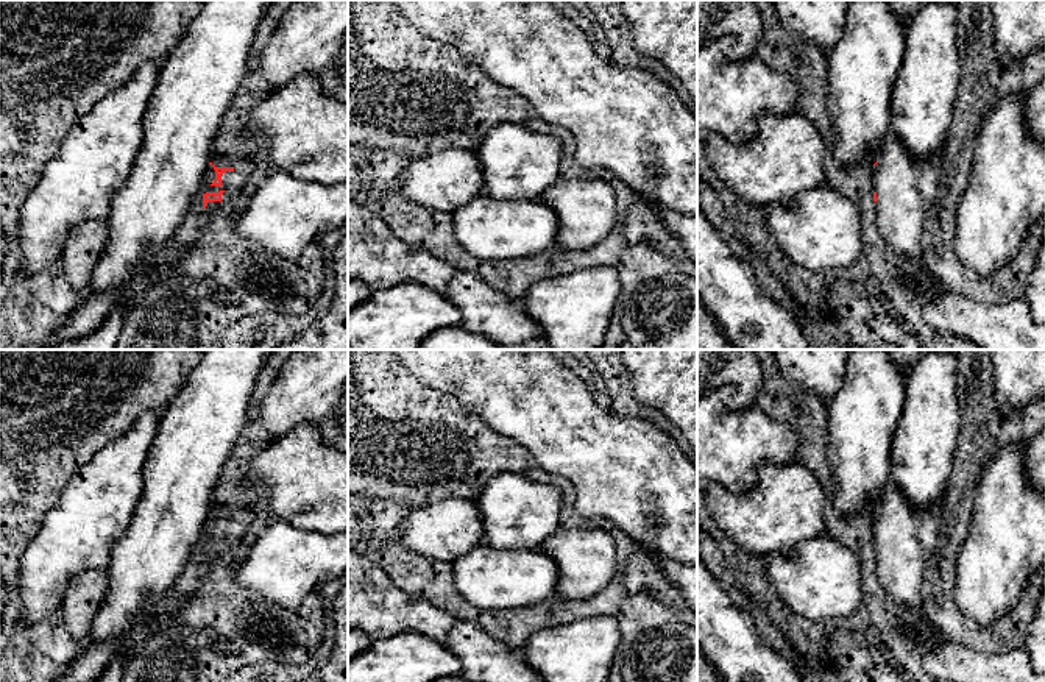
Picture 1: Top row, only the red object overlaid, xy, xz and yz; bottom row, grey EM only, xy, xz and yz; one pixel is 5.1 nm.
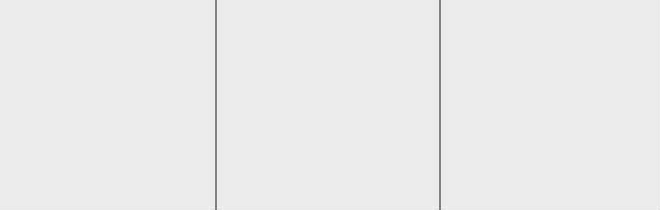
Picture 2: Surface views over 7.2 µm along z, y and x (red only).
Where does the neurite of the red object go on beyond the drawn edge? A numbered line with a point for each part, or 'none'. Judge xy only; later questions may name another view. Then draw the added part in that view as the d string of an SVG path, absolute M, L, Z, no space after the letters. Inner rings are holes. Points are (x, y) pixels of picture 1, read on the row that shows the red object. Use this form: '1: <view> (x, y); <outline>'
1: xy (89, 314); M211 158L211 164L203 176L201 187L193 195L189 211L181 220L173 237L154 253L151 262L140 268L140 273L131 279L131 282L117 290L106 290L101 293L86 297L67 317L62 326L59 326L44 350L50 350L53 345L62 340L73 340L97 331L111 312L112 306L123 306L128 314L137 306L148 289L162 281L178 264L178 256L190 245L198 243L200 228L206 223L209 208L218 203L236 204L239 201L242 189L246 186L253 170L251 159L215 159ZM215 167L232 167L232 172L226 172L221 176L221 184L214 186ZM206 192L223 192L220 201L209 201L203 206L203 195Z

